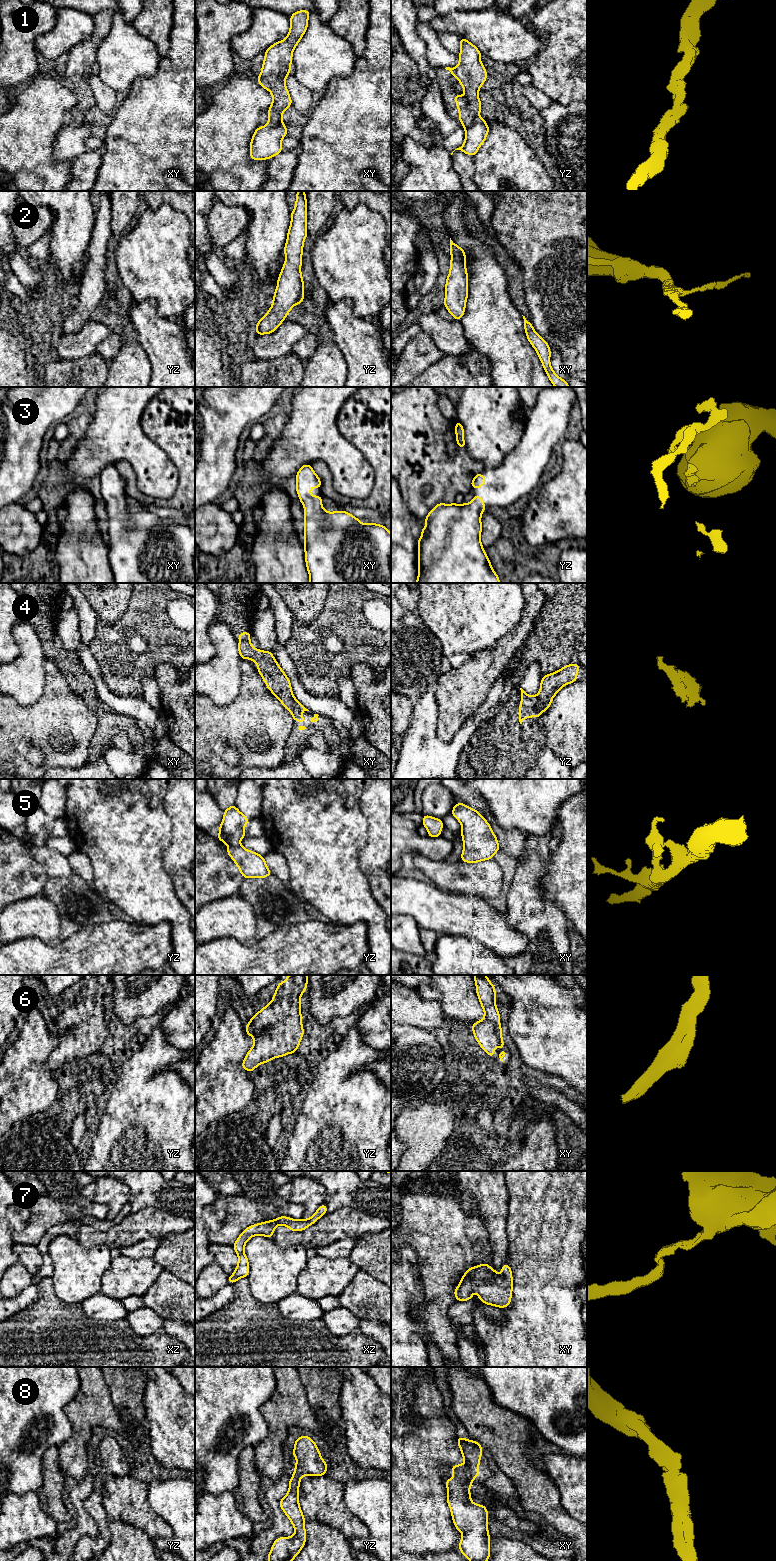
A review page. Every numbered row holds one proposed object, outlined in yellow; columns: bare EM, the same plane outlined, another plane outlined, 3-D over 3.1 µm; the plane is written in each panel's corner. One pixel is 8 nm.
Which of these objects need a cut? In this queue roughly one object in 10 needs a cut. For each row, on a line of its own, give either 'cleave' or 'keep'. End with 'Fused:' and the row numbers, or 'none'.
1: cleave
2: keep
3: keep
4: keep
5: keep
6: keep
7: keep
8: keep
Fused: 1

